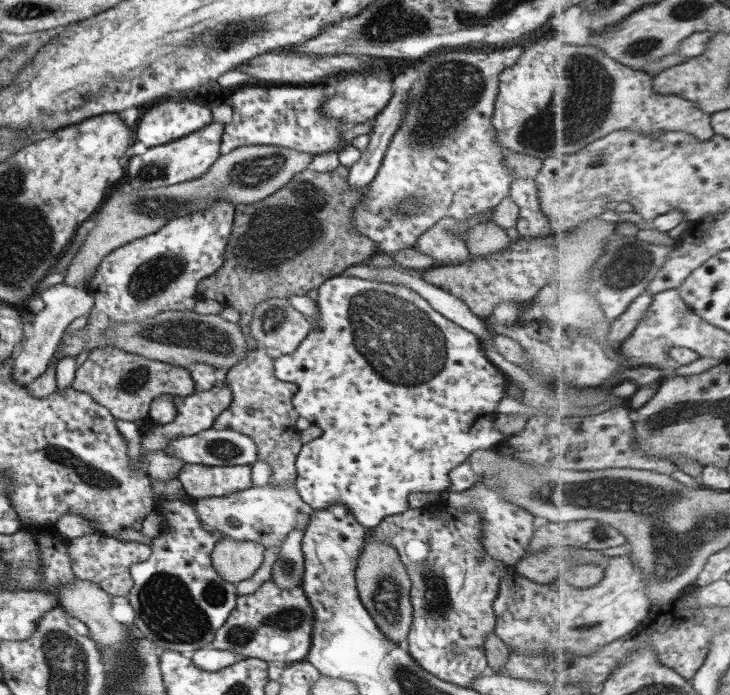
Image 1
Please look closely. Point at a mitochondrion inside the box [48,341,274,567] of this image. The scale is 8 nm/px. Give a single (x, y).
(134, 380)

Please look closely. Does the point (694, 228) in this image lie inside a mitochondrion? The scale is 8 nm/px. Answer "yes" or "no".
no

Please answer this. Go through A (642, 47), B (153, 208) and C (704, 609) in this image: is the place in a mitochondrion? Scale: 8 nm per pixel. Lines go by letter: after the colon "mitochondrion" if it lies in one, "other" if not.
A: mitochondrion
B: mitochondrion
C: other

